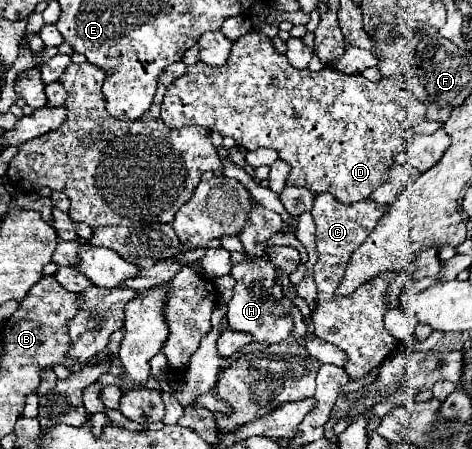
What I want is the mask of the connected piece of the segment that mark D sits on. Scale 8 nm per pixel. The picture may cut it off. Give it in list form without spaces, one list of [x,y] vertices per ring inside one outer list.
[[[259,32],[241,36],[233,44],[229,60],[223,68],[213,70],[211,66],[197,62],[189,66],[181,78],[173,80],[167,86],[161,104],[161,118],[169,128],[203,126],[211,132],[219,132],[221,136],[231,136],[235,144],[245,150],[273,148],[277,150],[279,158],[289,162],[293,168],[287,178],[289,186],[307,188],[313,196],[329,192],[339,202],[347,204],[369,198],[369,194],[385,182],[385,172],[402,152],[407,155],[406,163],[419,172],[427,172],[433,164],[437,164],[437,160],[441,160],[445,148],[451,144],[447,132],[439,128],[441,124],[427,118],[425,104],[413,96],[405,76],[391,76],[383,78],[379,84],[373,84],[361,74],[343,74],[329,66],[319,72],[297,70],[283,54],[277,54],[271,40]]]

